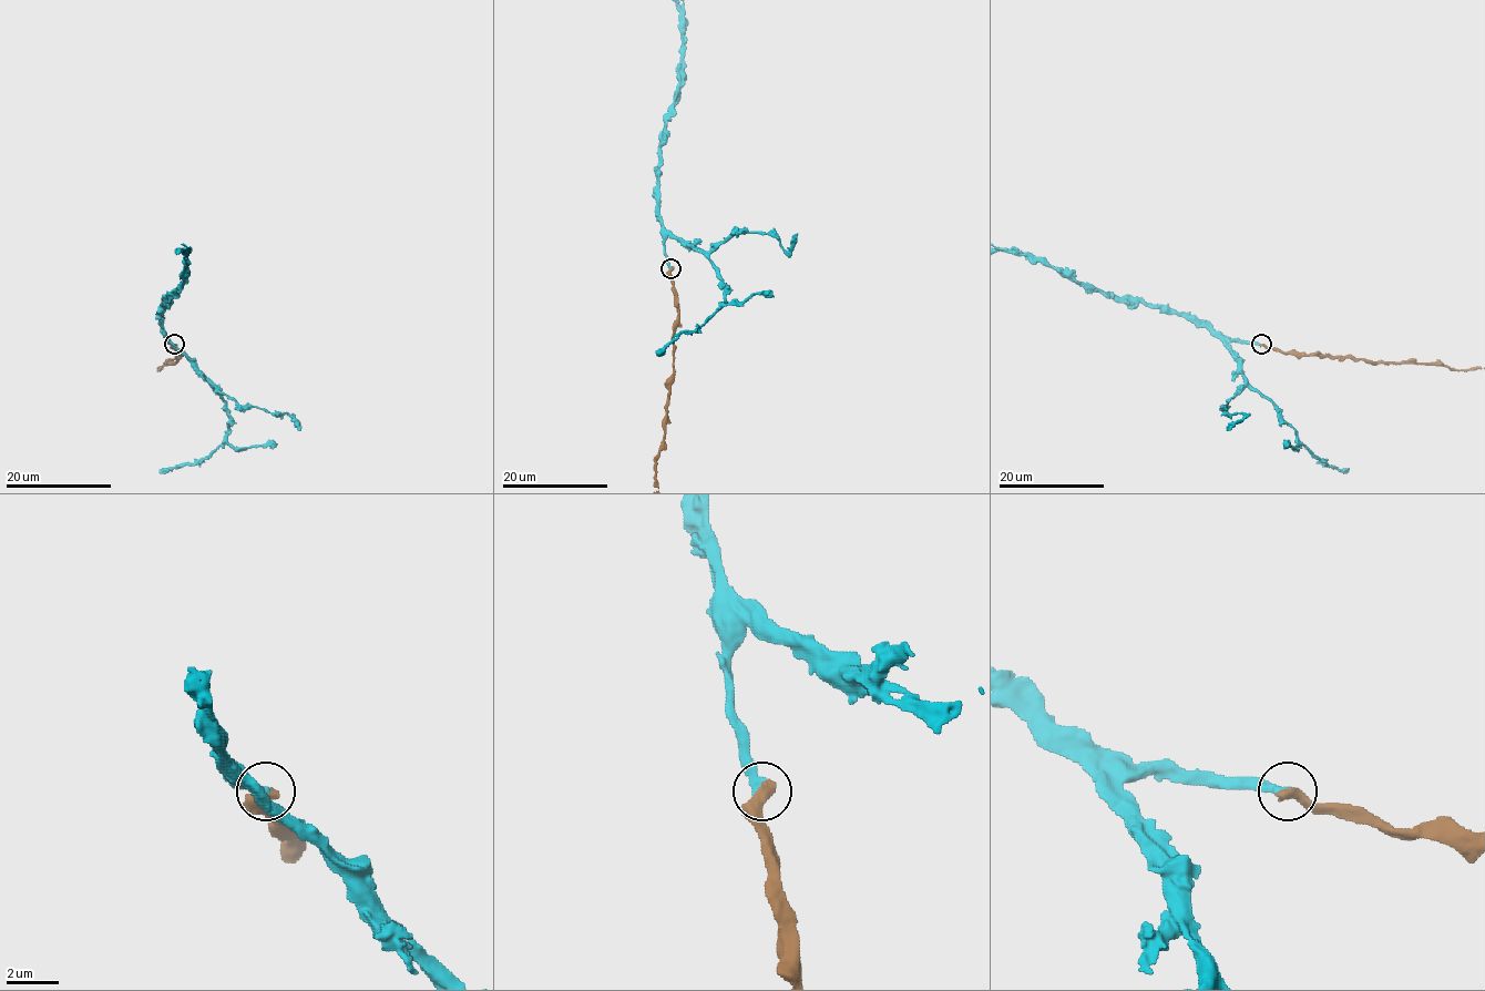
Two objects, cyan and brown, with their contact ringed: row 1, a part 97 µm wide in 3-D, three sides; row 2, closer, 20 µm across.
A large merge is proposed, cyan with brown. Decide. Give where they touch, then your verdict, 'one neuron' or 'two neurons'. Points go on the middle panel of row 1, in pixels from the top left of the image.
(671, 268) | two neurons

